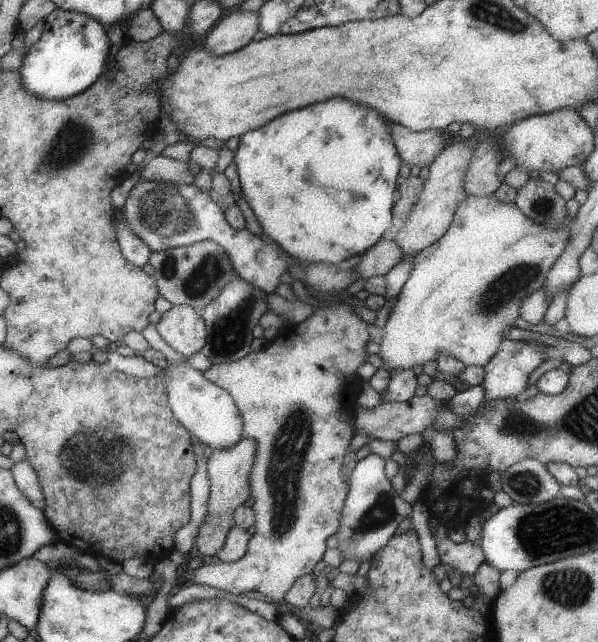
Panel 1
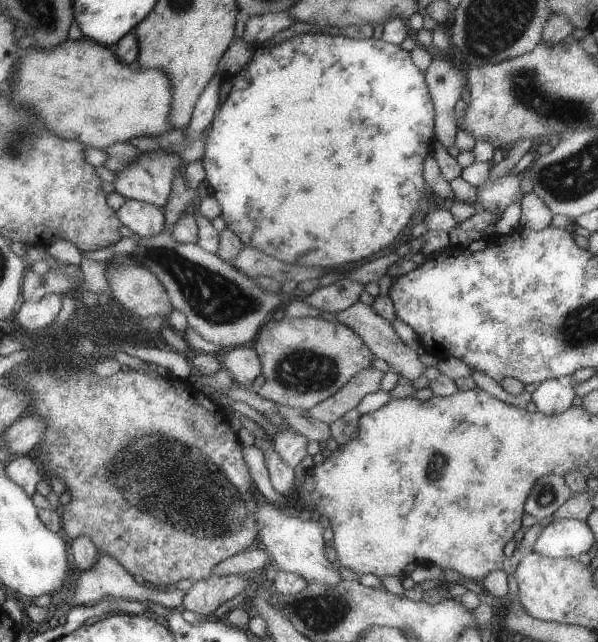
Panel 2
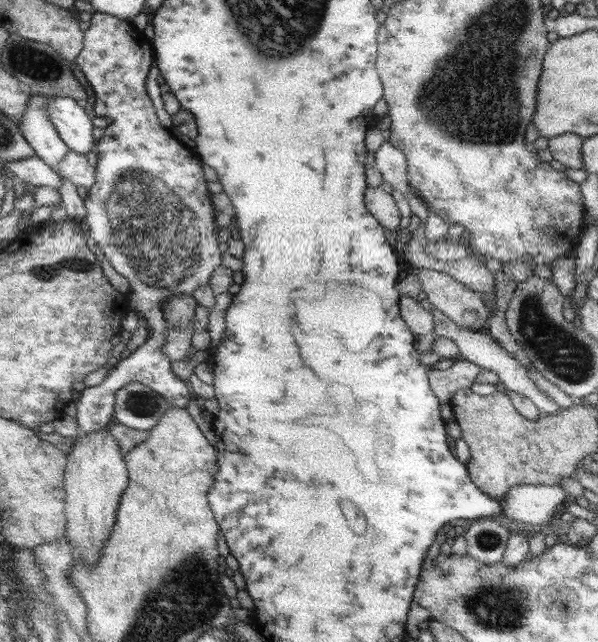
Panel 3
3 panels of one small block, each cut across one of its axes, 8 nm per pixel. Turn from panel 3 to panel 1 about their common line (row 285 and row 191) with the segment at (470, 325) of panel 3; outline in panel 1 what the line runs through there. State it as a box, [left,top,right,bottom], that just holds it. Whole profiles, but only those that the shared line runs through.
[394,139,476,262]

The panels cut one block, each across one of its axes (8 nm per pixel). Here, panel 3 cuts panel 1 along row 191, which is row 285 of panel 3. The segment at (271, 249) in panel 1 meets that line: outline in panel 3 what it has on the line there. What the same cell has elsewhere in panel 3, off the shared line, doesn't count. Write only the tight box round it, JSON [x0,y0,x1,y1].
[74,11,222,436]

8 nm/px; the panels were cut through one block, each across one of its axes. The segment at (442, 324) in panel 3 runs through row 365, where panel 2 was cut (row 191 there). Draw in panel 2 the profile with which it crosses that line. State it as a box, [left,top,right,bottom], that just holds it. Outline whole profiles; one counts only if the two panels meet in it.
[477,174,524,212]

